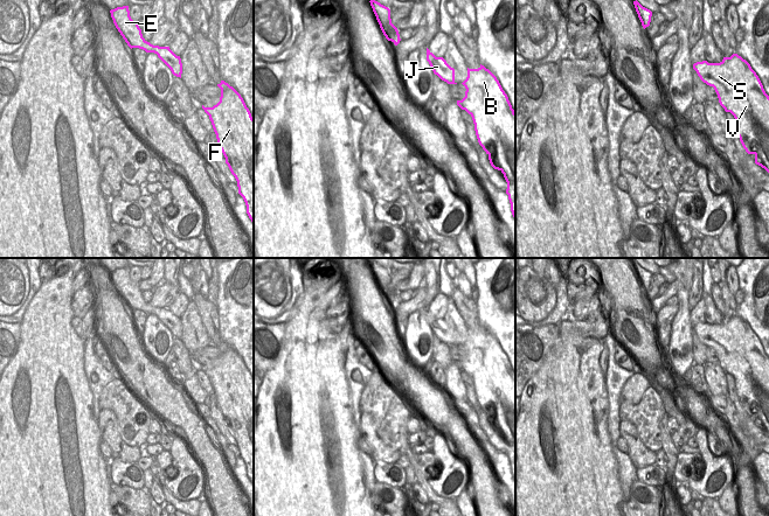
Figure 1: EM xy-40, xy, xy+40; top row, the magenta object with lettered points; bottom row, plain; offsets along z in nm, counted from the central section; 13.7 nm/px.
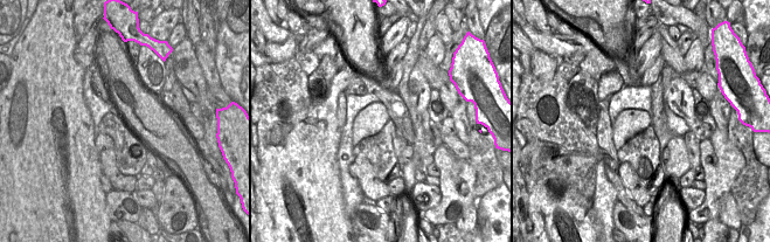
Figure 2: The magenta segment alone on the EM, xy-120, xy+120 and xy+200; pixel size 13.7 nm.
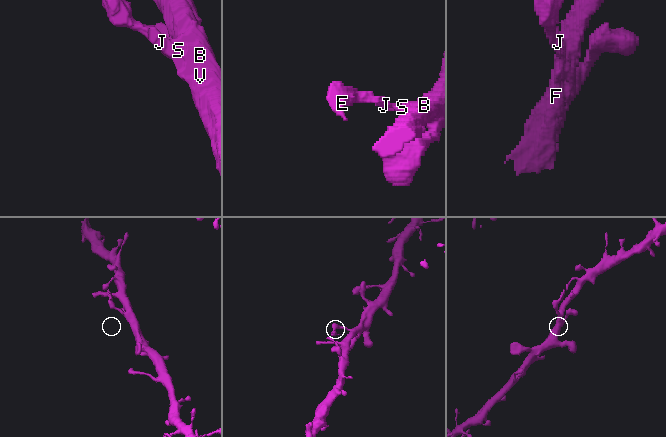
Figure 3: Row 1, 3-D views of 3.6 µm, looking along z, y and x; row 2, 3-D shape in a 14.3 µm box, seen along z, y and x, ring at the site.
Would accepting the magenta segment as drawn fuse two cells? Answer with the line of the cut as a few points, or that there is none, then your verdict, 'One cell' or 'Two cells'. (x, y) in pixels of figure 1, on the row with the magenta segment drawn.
Split along xy+40 (707, 62), (705, 64), (706, 75), (700, 78). Two cells

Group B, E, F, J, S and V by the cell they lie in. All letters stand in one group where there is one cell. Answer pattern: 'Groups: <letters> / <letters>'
Groups: B F S V / E J

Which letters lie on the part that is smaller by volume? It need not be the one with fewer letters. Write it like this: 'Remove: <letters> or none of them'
Remove: E, J

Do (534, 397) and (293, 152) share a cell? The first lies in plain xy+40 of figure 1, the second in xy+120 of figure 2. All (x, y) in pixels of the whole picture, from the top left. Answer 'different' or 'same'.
same

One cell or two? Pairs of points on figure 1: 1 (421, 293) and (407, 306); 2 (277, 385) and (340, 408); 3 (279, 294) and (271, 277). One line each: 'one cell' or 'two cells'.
1: one cell
2: one cell
3: one cell

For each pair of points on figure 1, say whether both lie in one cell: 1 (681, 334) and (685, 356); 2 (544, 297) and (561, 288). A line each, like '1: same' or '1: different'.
1: same
2: different

